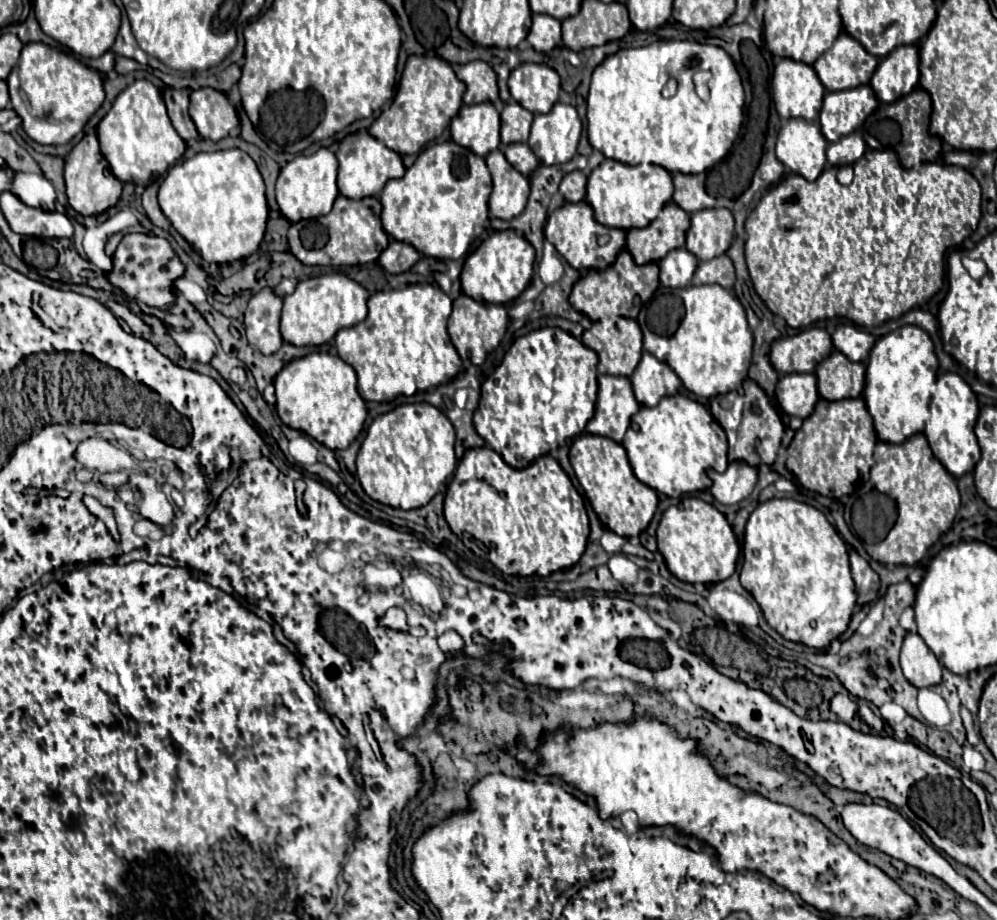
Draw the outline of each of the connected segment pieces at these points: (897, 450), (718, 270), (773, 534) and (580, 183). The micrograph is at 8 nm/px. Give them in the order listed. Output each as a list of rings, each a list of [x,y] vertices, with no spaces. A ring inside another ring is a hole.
[[[914,434],[902,444],[878,442],[872,466],[872,484],[876,490],[896,498],[898,520],[888,532],[884,542],[868,546],[868,554],[880,564],[916,564],[928,548],[944,534],[954,522],[960,508],[960,492],[952,474],[934,458],[924,434]]]
[[[726,254],[716,256],[708,262],[700,262],[694,272],[694,280],[698,280],[700,284],[720,284],[726,290],[730,290],[736,280],[734,264]]]
[[[792,498],[766,500],[756,506],[748,518],[742,554],[740,584],[760,604],[766,622],[786,640],[802,642],[812,648],[828,648],[830,642],[846,630],[856,604],[854,580],[850,574],[846,544],[820,510]]]
[[[574,170],[562,178],[560,194],[566,202],[580,202],[586,198],[586,174],[582,170]]]

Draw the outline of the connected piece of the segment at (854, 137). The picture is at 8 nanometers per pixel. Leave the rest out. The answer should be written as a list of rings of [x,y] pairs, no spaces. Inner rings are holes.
[[[852,132],[826,148],[826,158],[830,166],[848,166],[858,160],[866,150],[866,142],[858,132]]]

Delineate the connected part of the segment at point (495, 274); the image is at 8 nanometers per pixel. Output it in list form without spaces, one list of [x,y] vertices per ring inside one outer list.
[[[502,230],[488,236],[472,256],[466,258],[460,282],[462,292],[470,298],[476,298],[480,302],[492,302],[492,304],[508,304],[516,300],[524,288],[528,286],[534,272],[534,248],[532,244],[516,234],[514,230]]]

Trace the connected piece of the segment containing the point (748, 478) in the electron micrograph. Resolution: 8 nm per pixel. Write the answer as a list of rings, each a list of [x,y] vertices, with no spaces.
[[[730,462],[726,472],[714,474],[712,480],[712,496],[720,504],[736,504],[752,494],[758,480],[758,472],[746,462]]]

